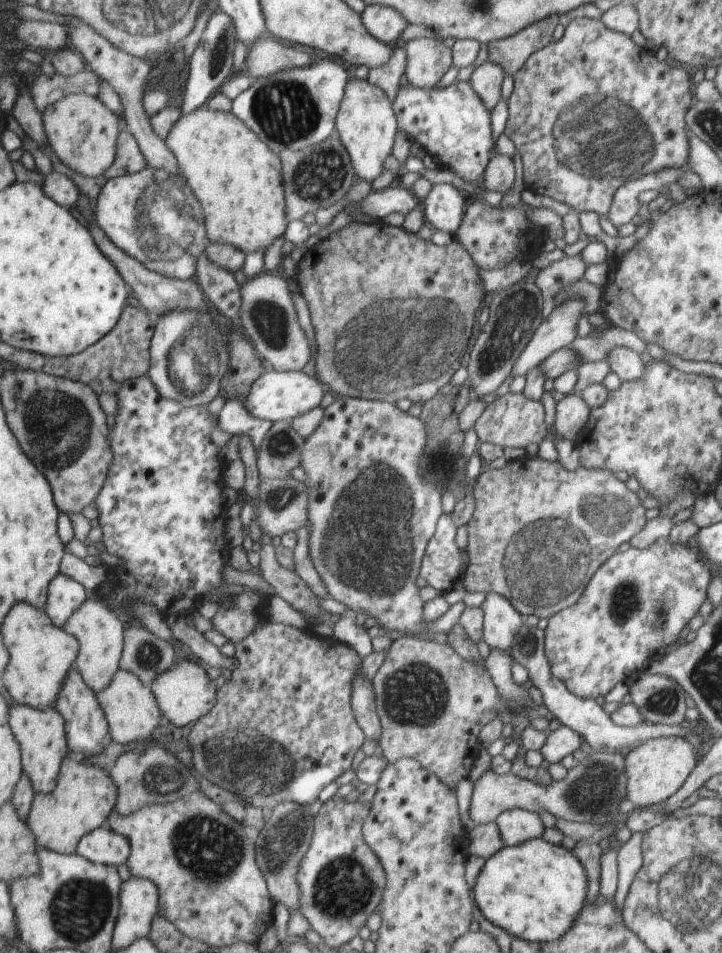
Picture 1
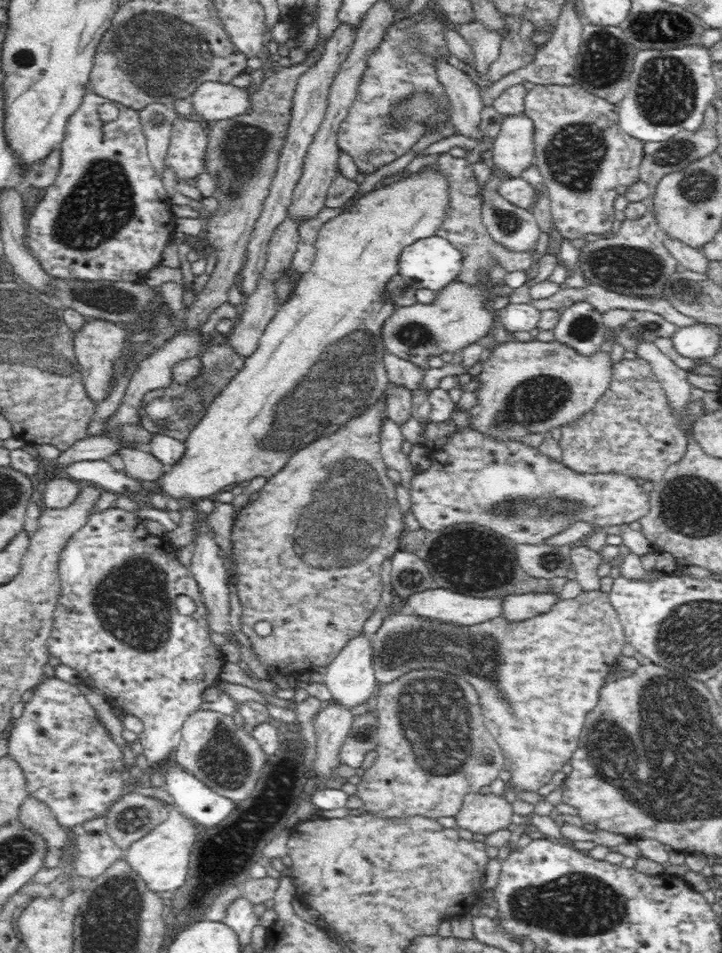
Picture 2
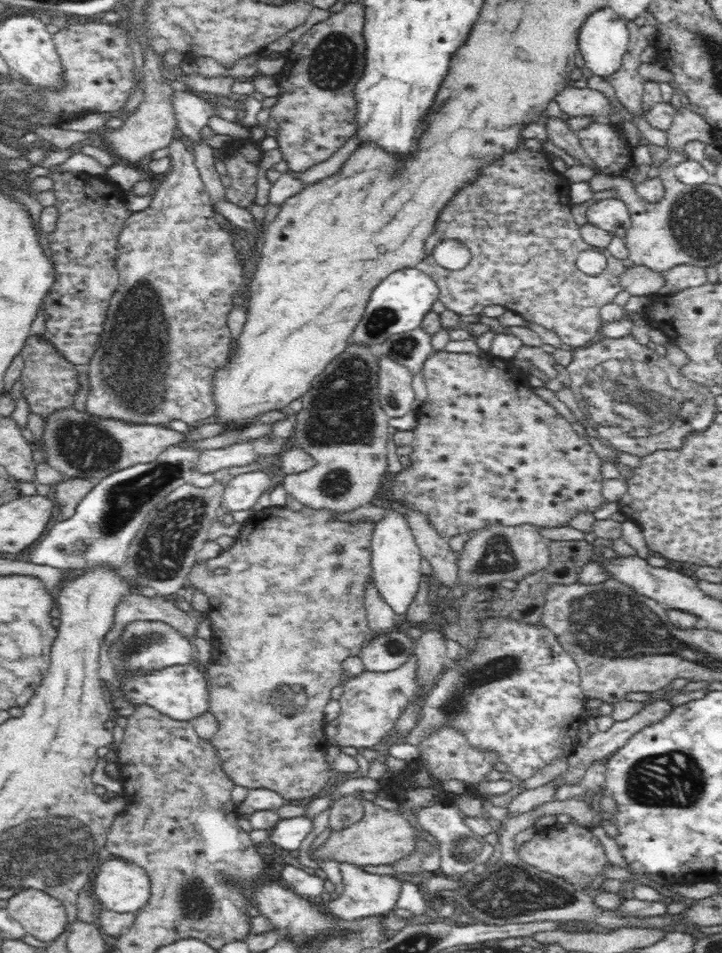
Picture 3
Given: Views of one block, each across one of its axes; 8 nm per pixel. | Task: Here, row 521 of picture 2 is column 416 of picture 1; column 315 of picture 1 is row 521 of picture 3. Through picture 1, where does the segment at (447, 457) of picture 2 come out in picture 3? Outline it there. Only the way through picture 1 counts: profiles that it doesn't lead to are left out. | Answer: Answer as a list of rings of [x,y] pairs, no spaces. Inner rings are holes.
[[[444,350],[430,354],[423,363],[423,380],[427,388],[427,399],[417,404],[416,419],[417,425],[413,429],[414,438],[411,442],[413,451],[407,457],[407,467],[404,467],[392,481],[393,501],[403,509],[418,509],[428,516],[436,531],[442,534],[442,538],[450,540],[463,533],[476,533],[488,526],[515,526],[530,524],[536,528],[566,527],[576,515],[582,512],[596,512],[601,505],[608,501],[602,495],[602,483],[605,478],[602,476],[600,467],[601,459],[594,449],[586,441],[585,437],[574,431],[568,421],[560,415],[552,405],[546,403],[534,393],[525,379],[525,374],[520,368],[509,360],[491,358],[489,356],[478,357],[472,354],[449,353]]]

